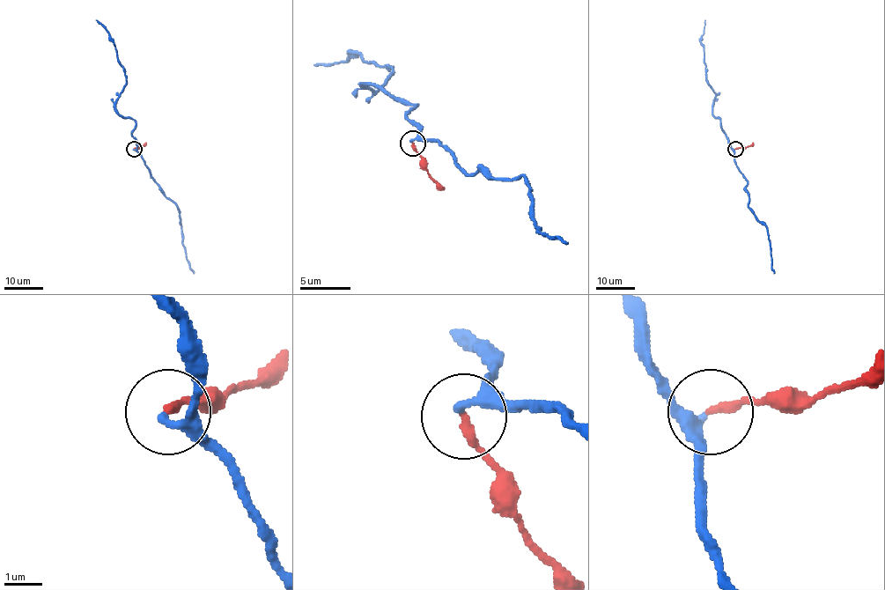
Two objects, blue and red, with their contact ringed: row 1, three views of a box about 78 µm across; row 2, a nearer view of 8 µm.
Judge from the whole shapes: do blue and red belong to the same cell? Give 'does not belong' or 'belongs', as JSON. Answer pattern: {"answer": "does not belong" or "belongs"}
{"answer": "does not belong"}

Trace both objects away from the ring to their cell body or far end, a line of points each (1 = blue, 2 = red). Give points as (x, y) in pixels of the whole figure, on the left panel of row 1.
1: (133, 148), (137, 147), (132, 136), (135, 122), (115, 108), (126, 83), (123, 66), (109, 33), (96, 19)
2: (134, 148), (146, 143)

